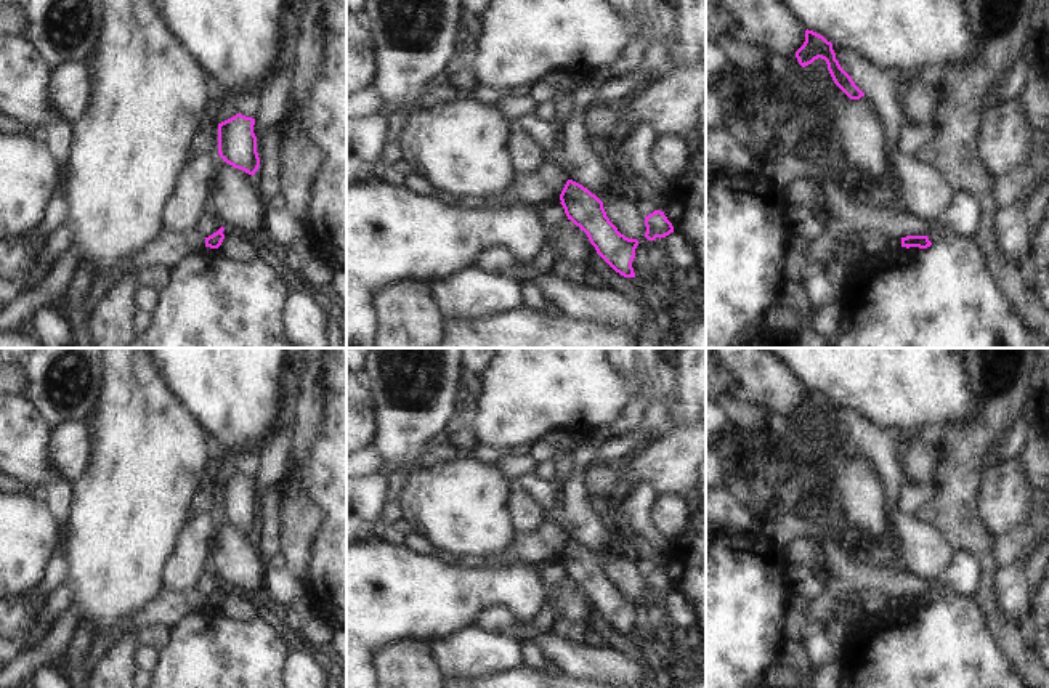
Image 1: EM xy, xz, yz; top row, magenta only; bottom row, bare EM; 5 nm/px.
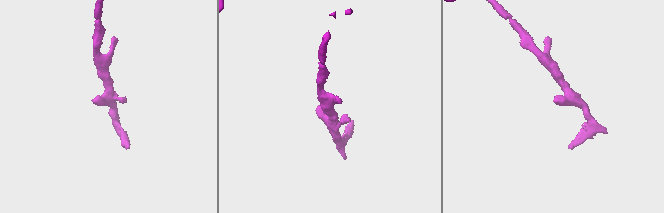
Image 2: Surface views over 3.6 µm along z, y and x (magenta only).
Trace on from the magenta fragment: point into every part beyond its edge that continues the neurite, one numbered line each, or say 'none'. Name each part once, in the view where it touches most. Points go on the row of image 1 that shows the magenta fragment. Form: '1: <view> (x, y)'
none

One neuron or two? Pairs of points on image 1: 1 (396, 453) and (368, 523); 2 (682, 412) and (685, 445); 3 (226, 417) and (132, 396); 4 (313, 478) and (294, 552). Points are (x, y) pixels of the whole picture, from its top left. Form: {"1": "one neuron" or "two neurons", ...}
{"1": "two neurons", "2": "two neurons", "3": "two neurons", "4": "two neurons"}

